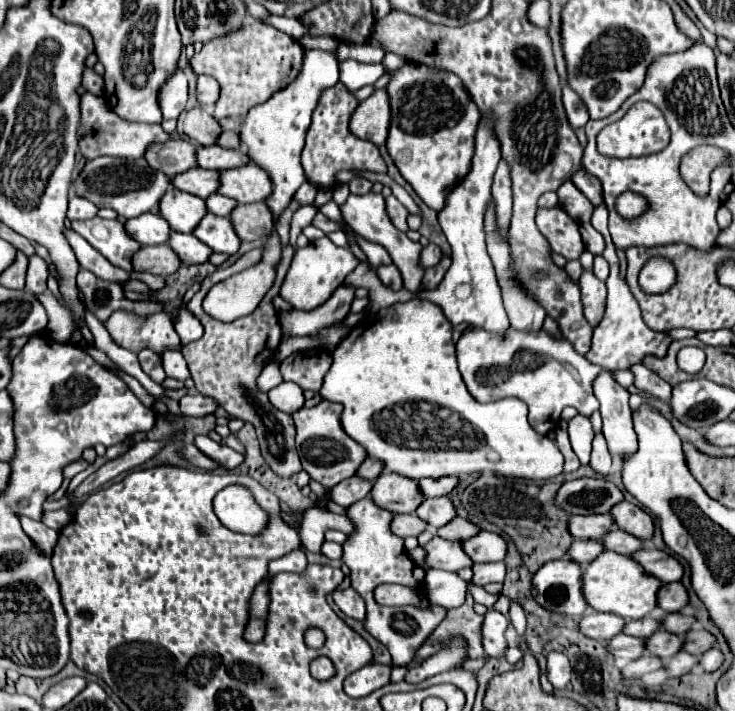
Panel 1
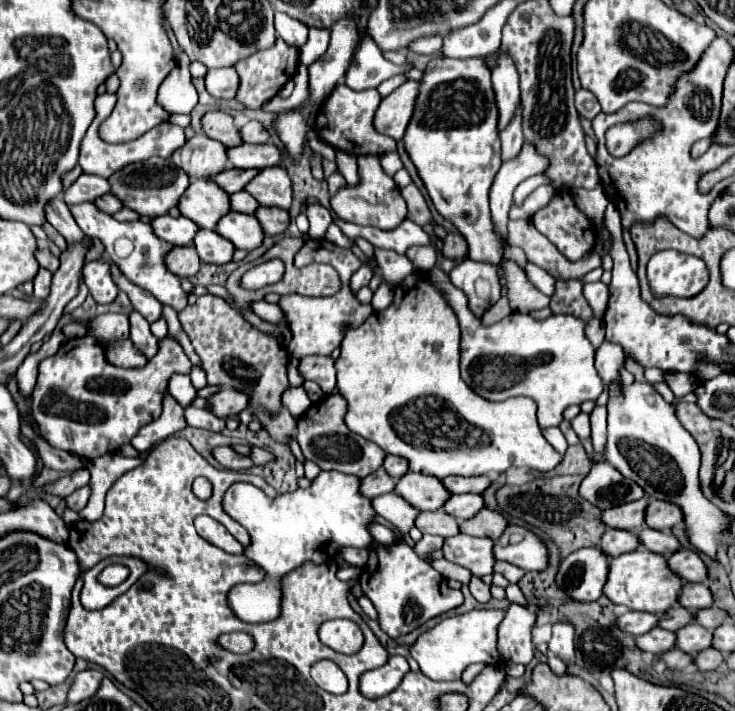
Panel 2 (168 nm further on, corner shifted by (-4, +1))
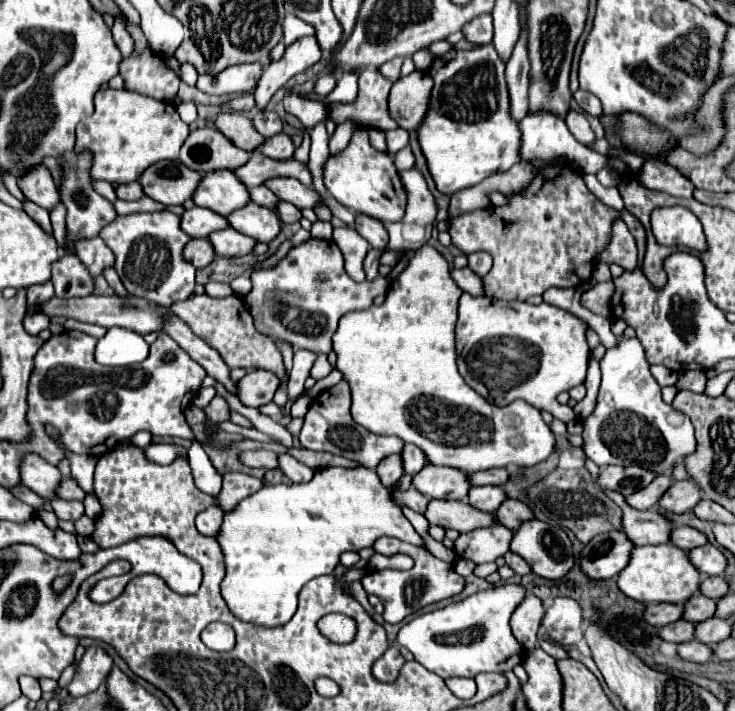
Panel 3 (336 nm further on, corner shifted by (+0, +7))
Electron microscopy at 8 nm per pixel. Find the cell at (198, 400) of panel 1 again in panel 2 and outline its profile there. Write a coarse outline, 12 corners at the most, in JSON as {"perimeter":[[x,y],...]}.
{"perimeter":[[221,389],[207,397],[213,415],[237,415],[247,409],[245,393]]}

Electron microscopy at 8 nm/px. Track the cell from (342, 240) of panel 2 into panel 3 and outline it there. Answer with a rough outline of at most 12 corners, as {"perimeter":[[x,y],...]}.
{"perimeter":[[349,227],[333,229],[345,271],[365,281],[369,243]]}

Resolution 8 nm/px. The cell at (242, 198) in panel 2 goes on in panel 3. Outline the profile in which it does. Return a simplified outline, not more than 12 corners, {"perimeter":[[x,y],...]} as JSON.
{"perimeter":[[265,185],[249,189],[251,201],[277,207],[279,197]]}

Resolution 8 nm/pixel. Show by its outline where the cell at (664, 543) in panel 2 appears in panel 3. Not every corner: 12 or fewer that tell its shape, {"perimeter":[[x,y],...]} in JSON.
{"perimeter":[[675,527],[671,539],[685,551],[707,543],[693,527]]}

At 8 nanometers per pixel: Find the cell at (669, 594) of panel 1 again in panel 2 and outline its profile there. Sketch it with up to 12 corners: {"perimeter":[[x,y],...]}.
{"perimeter":[[687,583],[679,605],[691,613],[711,607],[711,591],[705,583]]}

